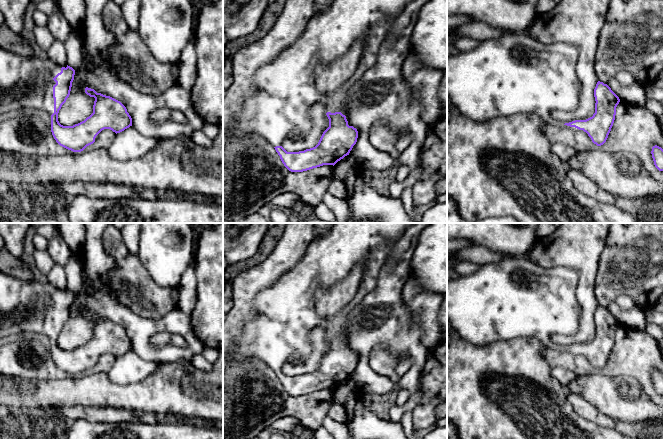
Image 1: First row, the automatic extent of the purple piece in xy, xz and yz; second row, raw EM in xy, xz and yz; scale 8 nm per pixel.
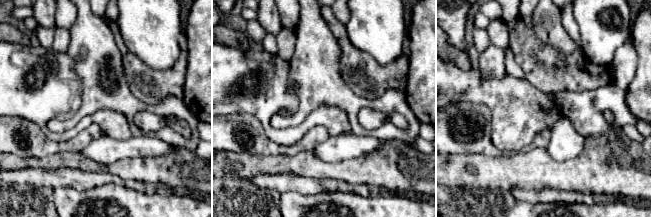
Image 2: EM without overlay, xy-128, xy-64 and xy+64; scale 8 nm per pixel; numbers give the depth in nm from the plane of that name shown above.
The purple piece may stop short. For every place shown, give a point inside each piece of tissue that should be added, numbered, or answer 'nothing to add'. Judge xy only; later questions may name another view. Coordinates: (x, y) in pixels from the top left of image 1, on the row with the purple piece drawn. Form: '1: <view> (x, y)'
1: xy (24, 82)

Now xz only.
1: xz (277, 107)

